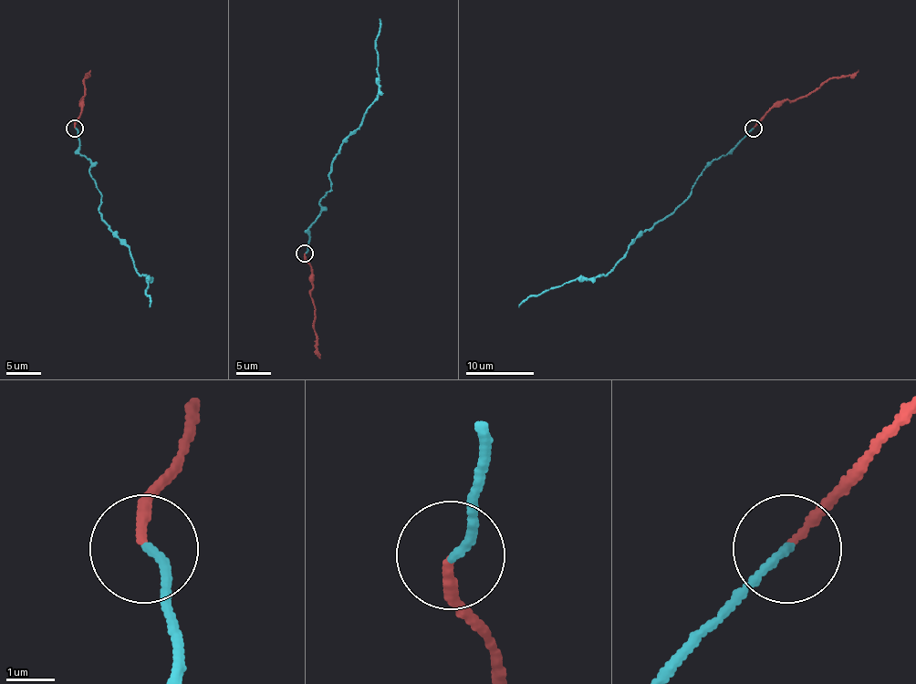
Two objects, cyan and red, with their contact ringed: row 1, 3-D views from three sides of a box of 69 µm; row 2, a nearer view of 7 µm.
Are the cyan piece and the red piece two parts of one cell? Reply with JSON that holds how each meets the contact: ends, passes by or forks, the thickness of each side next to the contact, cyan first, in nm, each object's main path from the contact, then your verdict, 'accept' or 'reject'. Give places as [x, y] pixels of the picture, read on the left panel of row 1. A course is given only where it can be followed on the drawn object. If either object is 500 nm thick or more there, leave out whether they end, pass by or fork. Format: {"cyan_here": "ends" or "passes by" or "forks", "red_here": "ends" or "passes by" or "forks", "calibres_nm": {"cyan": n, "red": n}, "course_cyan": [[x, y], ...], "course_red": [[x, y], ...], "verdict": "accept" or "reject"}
{"cyan_here": "ends", "red_here": "ends", "calibres_nm": {"cyan": 180, "red": 180}, "course_cyan": [[74, 129], [79, 152], [89, 160], [101, 197], [100, 215], [148, 279], [150, 306]], "course_red": [[74, 127], [85, 93], [85, 79], [89, 70]], "verdict": "reject"}

